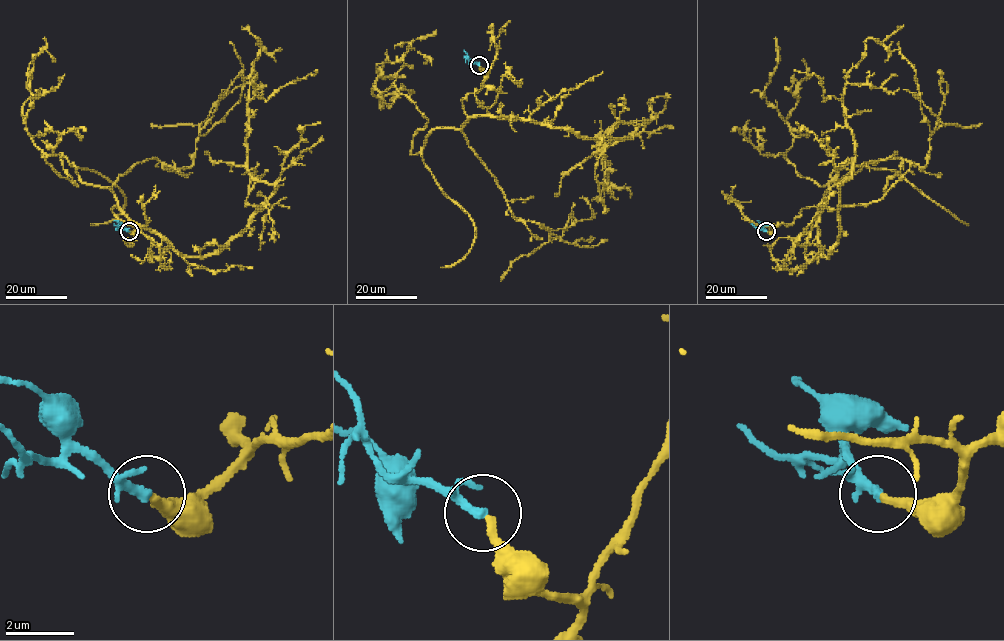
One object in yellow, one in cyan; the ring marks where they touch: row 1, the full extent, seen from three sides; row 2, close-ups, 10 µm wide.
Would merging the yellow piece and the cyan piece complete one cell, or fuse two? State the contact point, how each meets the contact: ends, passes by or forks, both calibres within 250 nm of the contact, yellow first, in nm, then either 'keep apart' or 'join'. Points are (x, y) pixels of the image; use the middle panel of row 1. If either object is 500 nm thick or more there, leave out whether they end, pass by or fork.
place (479, 65); yellow ends; cyan passes by; calibres 240 and 200 nm; join

